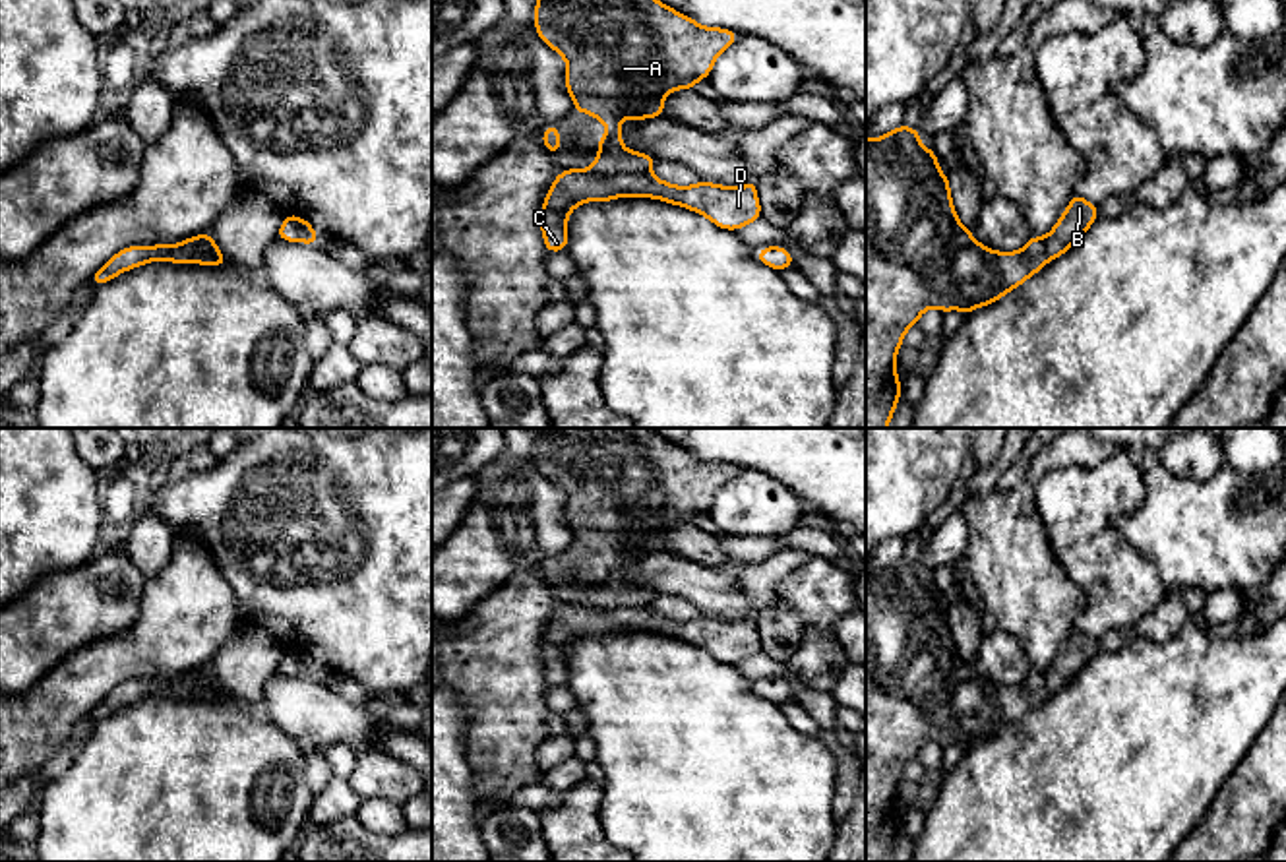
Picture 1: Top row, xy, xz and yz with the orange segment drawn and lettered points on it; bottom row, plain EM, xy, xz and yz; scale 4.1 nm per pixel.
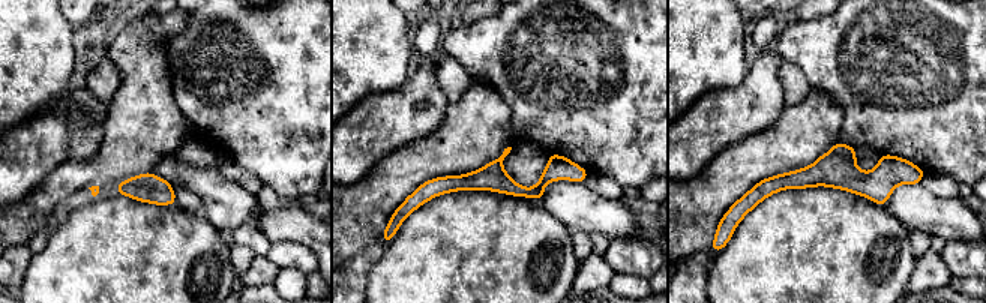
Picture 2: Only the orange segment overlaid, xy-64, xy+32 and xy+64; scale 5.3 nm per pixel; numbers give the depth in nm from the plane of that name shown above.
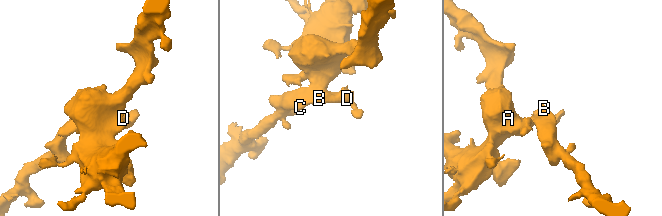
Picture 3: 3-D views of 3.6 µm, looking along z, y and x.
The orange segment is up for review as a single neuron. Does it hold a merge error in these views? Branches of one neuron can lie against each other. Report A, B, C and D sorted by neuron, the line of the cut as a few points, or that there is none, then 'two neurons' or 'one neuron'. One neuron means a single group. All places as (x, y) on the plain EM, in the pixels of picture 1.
A / B C D | xy (165, 692), (173, 680), (179, 686), (204, 688), (221, 698) | two neurons

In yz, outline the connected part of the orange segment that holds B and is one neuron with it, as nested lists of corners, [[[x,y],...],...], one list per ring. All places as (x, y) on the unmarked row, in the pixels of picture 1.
[[[1075,628],[1054,662],[1044,670],[1048,693],[1065,688],[1098,653],[1098,641]]]

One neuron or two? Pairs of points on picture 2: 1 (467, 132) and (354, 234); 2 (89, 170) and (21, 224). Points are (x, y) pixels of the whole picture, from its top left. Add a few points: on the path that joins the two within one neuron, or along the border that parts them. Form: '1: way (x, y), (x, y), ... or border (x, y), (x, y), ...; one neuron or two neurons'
1: way (437, 155), (422, 159), (377, 204); one neuron
2: way (72, 176), (38, 207); one neuron

